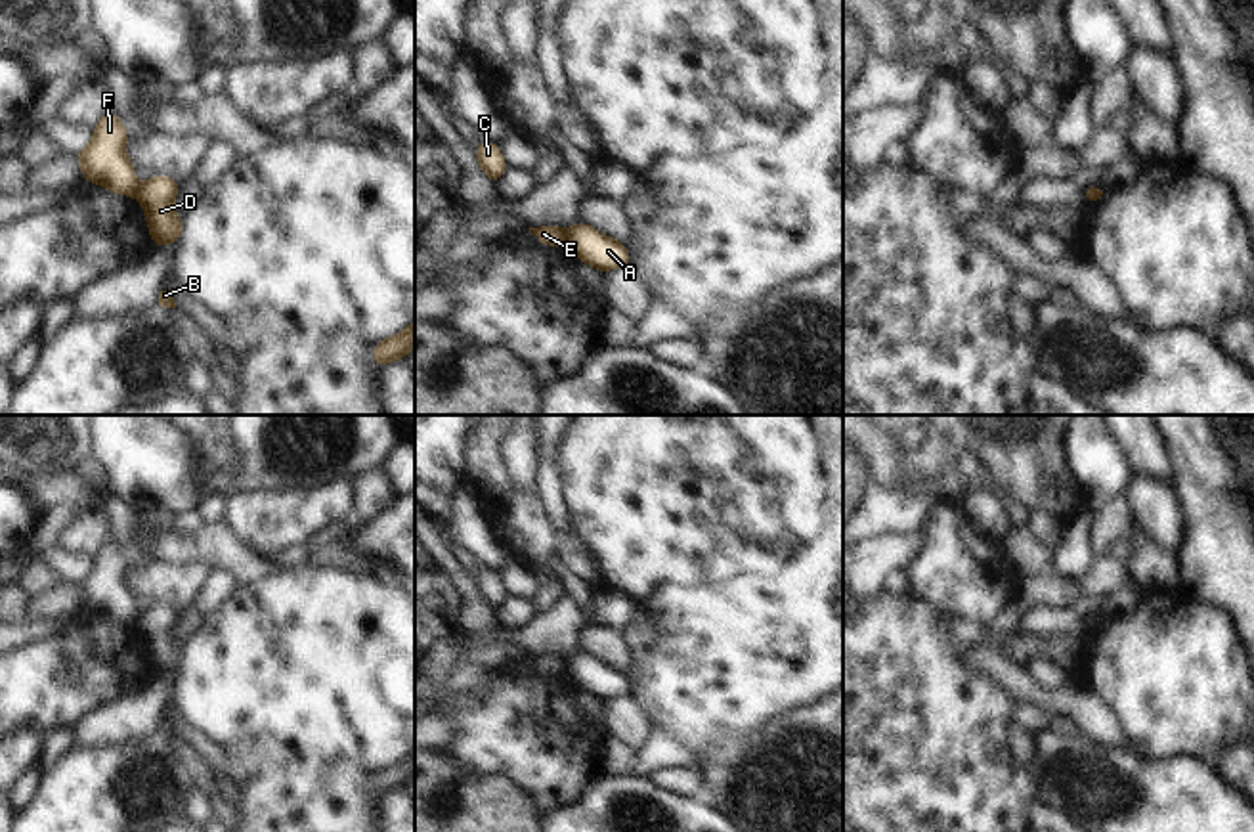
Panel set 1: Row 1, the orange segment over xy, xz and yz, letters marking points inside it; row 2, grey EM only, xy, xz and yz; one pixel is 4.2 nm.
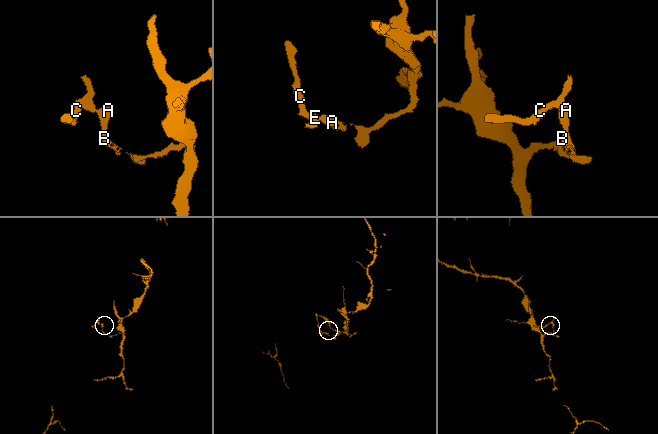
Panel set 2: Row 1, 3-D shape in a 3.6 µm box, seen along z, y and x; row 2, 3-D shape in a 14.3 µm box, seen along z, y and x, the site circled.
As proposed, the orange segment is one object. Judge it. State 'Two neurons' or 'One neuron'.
Two neurons

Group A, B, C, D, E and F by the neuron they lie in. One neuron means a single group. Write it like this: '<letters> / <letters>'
A B D / C E F

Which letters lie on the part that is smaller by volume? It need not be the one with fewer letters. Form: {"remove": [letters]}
{"remove": ["C", "E", "F"]}

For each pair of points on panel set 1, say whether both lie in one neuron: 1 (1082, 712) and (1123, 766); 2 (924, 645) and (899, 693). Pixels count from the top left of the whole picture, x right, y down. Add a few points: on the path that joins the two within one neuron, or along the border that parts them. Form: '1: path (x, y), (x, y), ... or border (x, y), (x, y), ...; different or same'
1: border (1081, 733), (1103, 746), (1128, 744); different
2: path (912, 656), (899, 670), (899, 681); same

